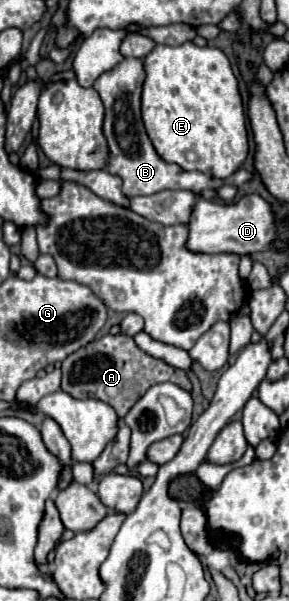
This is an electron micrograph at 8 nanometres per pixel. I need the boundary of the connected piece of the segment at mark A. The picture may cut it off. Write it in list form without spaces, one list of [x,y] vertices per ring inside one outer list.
[[[105,334],[81,350],[73,352],[63,360],[63,382],[61,388],[73,398],[97,398],[115,408],[119,416],[125,416],[133,404],[155,384],[175,382],[185,390],[191,390],[191,382],[185,370],[179,370],[163,360],[157,360],[143,350],[139,350],[131,336]]]

